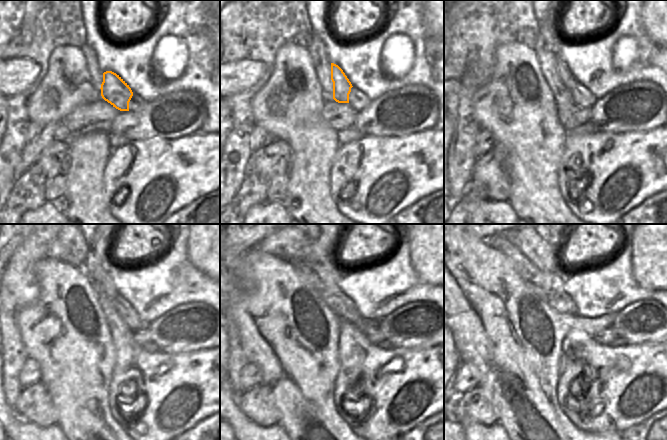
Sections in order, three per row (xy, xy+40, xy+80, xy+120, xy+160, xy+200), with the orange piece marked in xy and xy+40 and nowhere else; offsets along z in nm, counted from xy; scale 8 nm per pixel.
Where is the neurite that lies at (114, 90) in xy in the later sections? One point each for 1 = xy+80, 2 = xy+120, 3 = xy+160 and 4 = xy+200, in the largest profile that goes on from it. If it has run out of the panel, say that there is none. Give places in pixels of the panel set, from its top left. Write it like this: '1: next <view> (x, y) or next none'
1: next xy+80 (563, 72)
2: next xy+120 (97, 269)
3: next xy+160 (321, 261)
4: next xy+200 (542, 255)

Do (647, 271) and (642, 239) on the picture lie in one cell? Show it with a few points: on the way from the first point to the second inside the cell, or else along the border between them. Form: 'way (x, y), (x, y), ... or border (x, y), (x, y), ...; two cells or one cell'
way (647, 263), (647, 247); one cell

